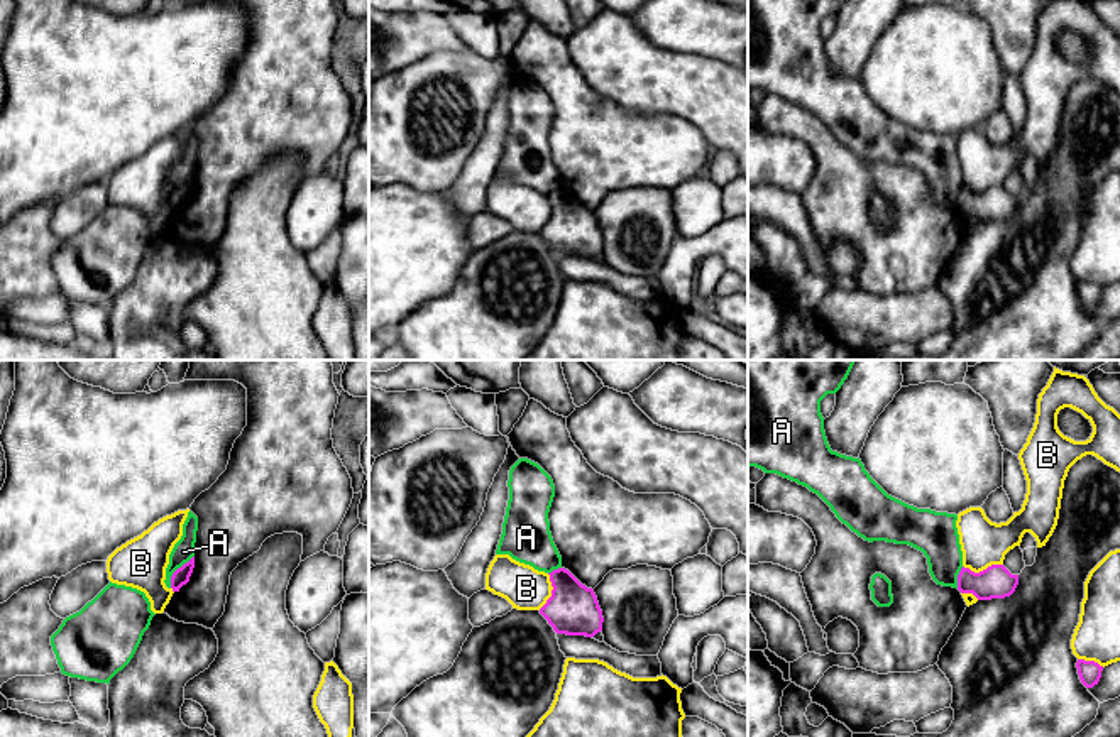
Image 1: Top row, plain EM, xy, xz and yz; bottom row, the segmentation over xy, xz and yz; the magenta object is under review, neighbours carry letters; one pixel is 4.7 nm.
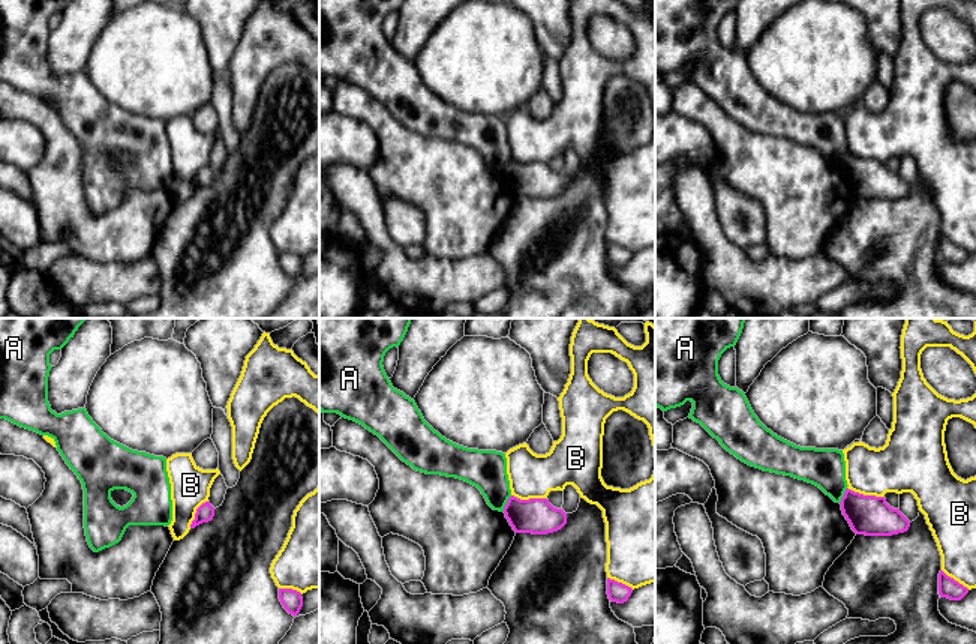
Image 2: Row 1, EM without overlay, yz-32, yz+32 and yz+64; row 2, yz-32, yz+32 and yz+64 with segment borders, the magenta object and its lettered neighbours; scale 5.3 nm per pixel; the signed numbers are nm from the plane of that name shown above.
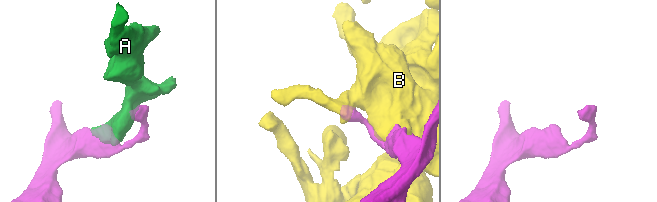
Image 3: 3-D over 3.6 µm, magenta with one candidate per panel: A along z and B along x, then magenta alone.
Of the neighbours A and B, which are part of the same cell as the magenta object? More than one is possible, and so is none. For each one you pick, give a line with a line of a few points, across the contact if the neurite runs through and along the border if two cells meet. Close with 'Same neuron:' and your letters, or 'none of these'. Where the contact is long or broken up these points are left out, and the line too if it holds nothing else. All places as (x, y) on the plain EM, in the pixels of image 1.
Same neuron: none of these

